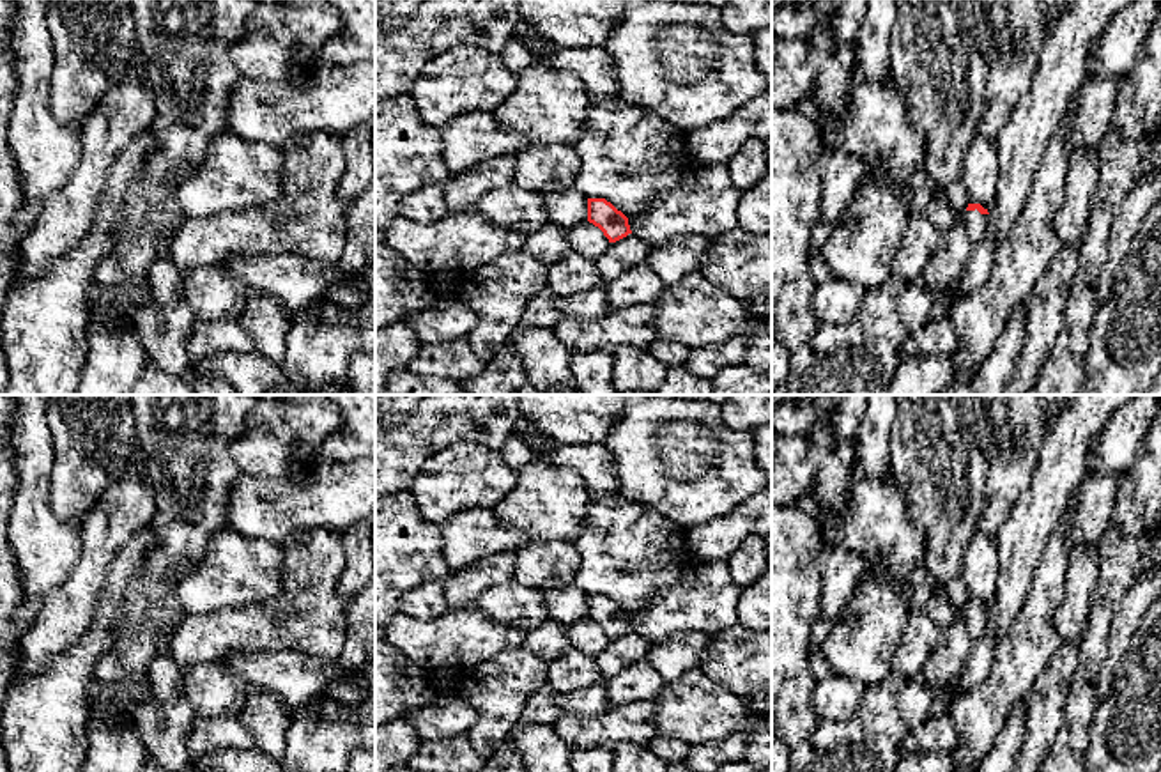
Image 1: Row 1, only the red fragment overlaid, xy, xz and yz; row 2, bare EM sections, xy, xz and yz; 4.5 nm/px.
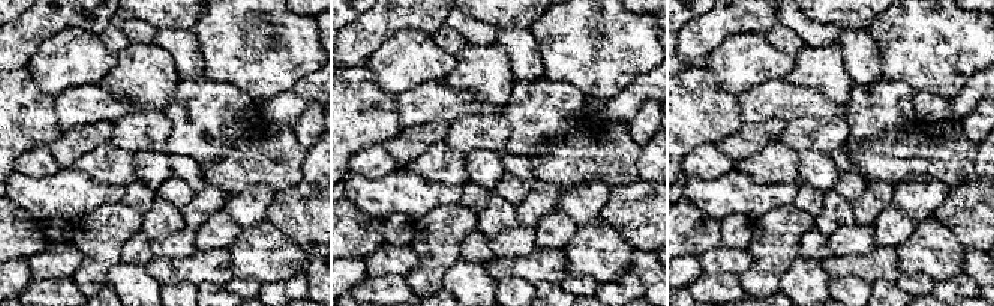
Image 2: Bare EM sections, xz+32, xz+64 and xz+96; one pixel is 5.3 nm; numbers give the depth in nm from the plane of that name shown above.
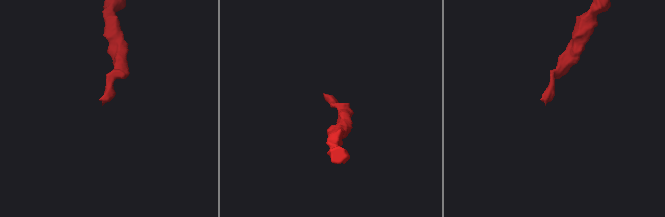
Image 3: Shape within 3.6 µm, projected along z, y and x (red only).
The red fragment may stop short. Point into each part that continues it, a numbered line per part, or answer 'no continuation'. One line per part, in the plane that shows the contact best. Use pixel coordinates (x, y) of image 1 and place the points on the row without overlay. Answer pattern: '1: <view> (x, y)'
1: yz (974, 618)

